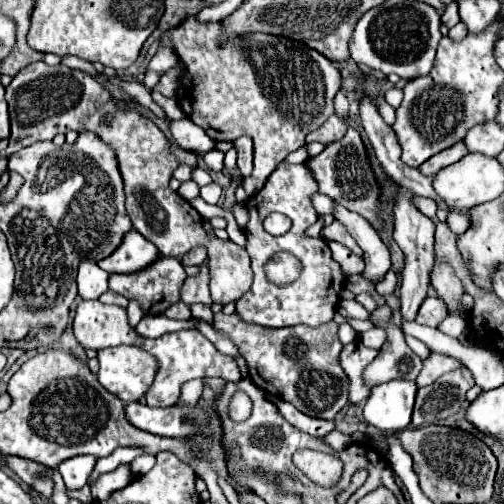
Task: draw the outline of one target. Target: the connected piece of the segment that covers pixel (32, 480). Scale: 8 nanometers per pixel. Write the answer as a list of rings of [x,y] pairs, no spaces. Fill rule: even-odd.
[[[5,456],[5,464],[33,490],[37,490],[45,498],[53,496],[53,470],[51,468],[45,468],[43,464],[37,464],[19,456]]]

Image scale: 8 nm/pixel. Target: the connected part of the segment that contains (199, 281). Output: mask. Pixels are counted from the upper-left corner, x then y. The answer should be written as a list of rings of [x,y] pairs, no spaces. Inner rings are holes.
[[[205,262],[201,264],[201,274],[199,278],[187,278],[183,282],[183,288],[181,288],[181,300],[185,304],[207,304],[211,306],[211,295],[209,289],[209,271],[205,268]]]

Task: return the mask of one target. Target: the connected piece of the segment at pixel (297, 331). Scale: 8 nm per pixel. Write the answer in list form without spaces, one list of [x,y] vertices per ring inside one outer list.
[[[215,314],[213,326],[225,332],[247,360],[249,378],[261,390],[291,402],[303,414],[323,420],[333,416],[349,402],[349,378],[341,368],[341,340],[337,336],[339,324],[329,322],[319,328],[307,328],[305,324],[293,328],[261,328],[259,324],[243,322],[237,314]]]

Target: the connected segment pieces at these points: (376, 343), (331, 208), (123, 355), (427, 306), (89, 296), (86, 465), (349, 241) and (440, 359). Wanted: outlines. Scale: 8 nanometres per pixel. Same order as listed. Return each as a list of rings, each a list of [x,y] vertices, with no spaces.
[[[371,328],[369,332],[363,332],[359,340],[361,340],[363,344],[367,344],[367,346],[379,350],[379,348],[383,346],[383,342],[385,342],[385,332],[383,332],[381,328]]]
[[[323,194],[313,196],[313,206],[319,214],[333,214],[335,212],[335,202],[329,196],[323,196]]]
[[[135,346],[99,350],[99,382],[125,402],[139,400],[155,380],[157,358]]]
[[[425,298],[421,308],[419,308],[419,314],[417,314],[417,324],[423,324],[423,326],[439,326],[439,322],[447,316],[447,308],[445,308],[445,302],[441,298]]]
[[[93,262],[79,264],[77,284],[79,284],[79,296],[83,300],[97,300],[107,290],[107,280],[109,280],[109,274],[101,270],[97,264]]]
[[[77,456],[61,462],[59,472],[65,480],[67,490],[79,490],[85,484],[89,484],[89,476],[95,468],[95,462],[97,462],[95,456]]]
[[[335,220],[331,226],[325,228],[325,238],[327,238],[327,240],[337,240],[337,242],[341,242],[343,246],[347,246],[351,252],[355,252],[357,256],[363,256],[363,250],[359,248],[359,244],[351,238],[351,234],[347,232],[347,228],[345,228],[339,220]]]
[[[431,352],[425,360],[423,360],[423,370],[421,374],[417,376],[417,384],[419,386],[429,386],[437,380],[437,376],[443,376],[451,370],[457,370],[457,368],[463,368],[463,362],[457,360],[457,358],[451,358],[447,354],[437,354],[437,352]]]

